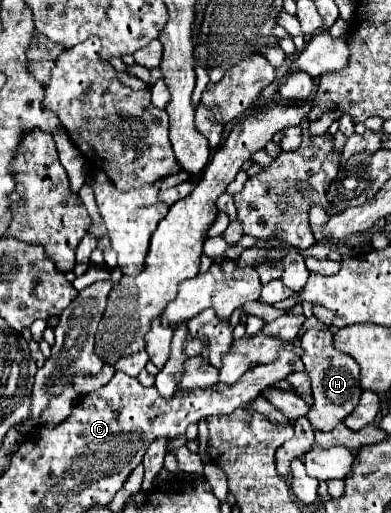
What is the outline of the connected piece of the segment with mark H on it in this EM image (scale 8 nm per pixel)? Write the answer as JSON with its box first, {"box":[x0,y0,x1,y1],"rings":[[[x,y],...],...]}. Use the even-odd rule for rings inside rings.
{"box":[302,329,360,429],"rings":[[[308,329],[302,337],[302,361],[304,361],[304,371],[310,375],[312,381],[312,395],[314,395],[314,405],[308,413],[308,421],[312,423],[312,429],[334,429],[340,421],[344,421],[354,407],[360,401],[360,371],[358,365],[354,363],[352,357],[346,353],[340,353],[332,345],[332,333],[330,331],[318,331],[318,329]]]}

